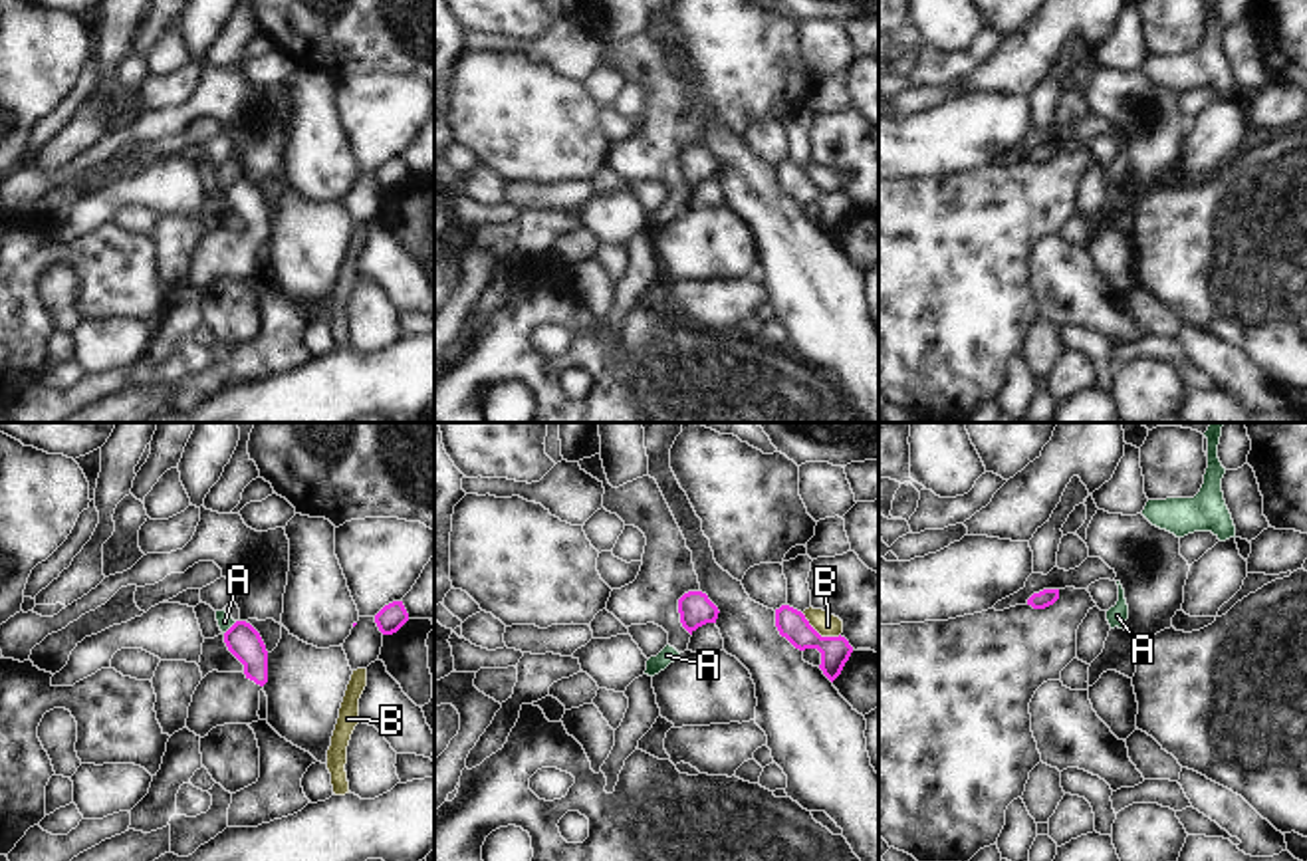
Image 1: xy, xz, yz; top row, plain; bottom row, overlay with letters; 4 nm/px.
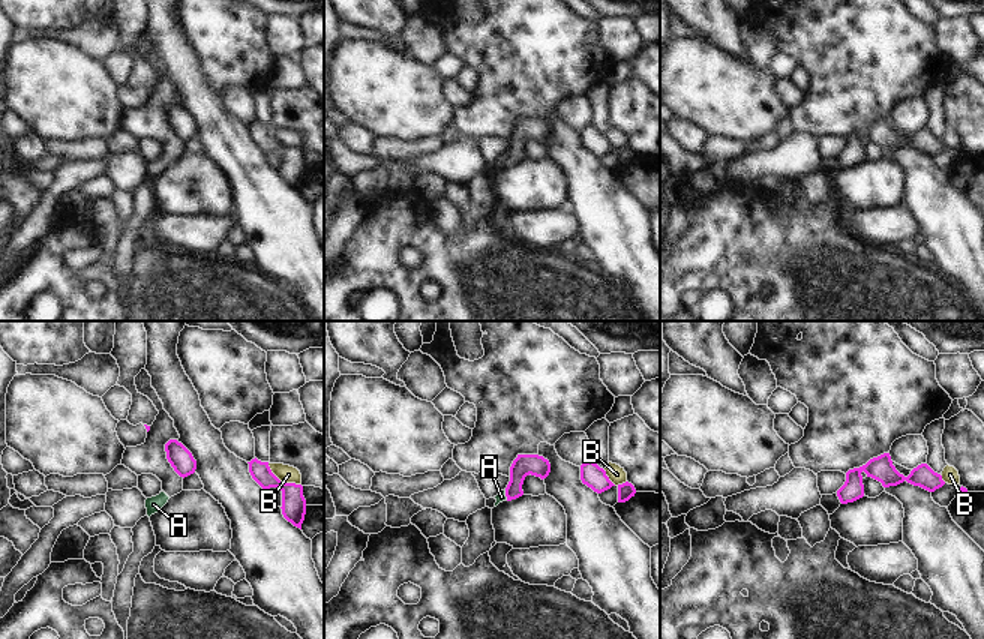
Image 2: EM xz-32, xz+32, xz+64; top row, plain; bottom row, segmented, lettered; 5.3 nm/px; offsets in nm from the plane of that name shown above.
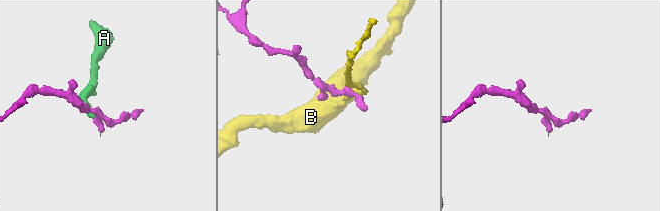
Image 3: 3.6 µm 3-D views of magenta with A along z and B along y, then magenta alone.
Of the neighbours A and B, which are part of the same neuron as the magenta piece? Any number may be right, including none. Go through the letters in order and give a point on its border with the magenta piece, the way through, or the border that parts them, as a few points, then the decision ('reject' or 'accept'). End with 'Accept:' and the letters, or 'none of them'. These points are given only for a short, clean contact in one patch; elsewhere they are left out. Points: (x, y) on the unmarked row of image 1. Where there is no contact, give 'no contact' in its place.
A: meets magenta in xy at (231, 183); border along xy (237, 177), (225, 189); reject
B: meets magenta in xz at (818, 189); reject
Accept: none of them

